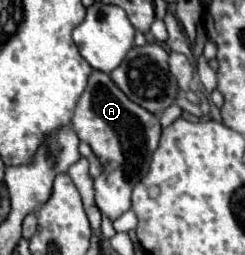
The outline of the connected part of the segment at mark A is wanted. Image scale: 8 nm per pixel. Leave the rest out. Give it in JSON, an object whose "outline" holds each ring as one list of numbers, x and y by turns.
{"outline":[[93,71,87,81,75,115,73,131,77,137,87,143,93,155,101,161,103,173,93,181,95,185,95,203,109,217,117,219,131,207,131,191,145,177,151,153,155,153,161,137,159,119,147,109,135,105,109,77,109,73]]}

